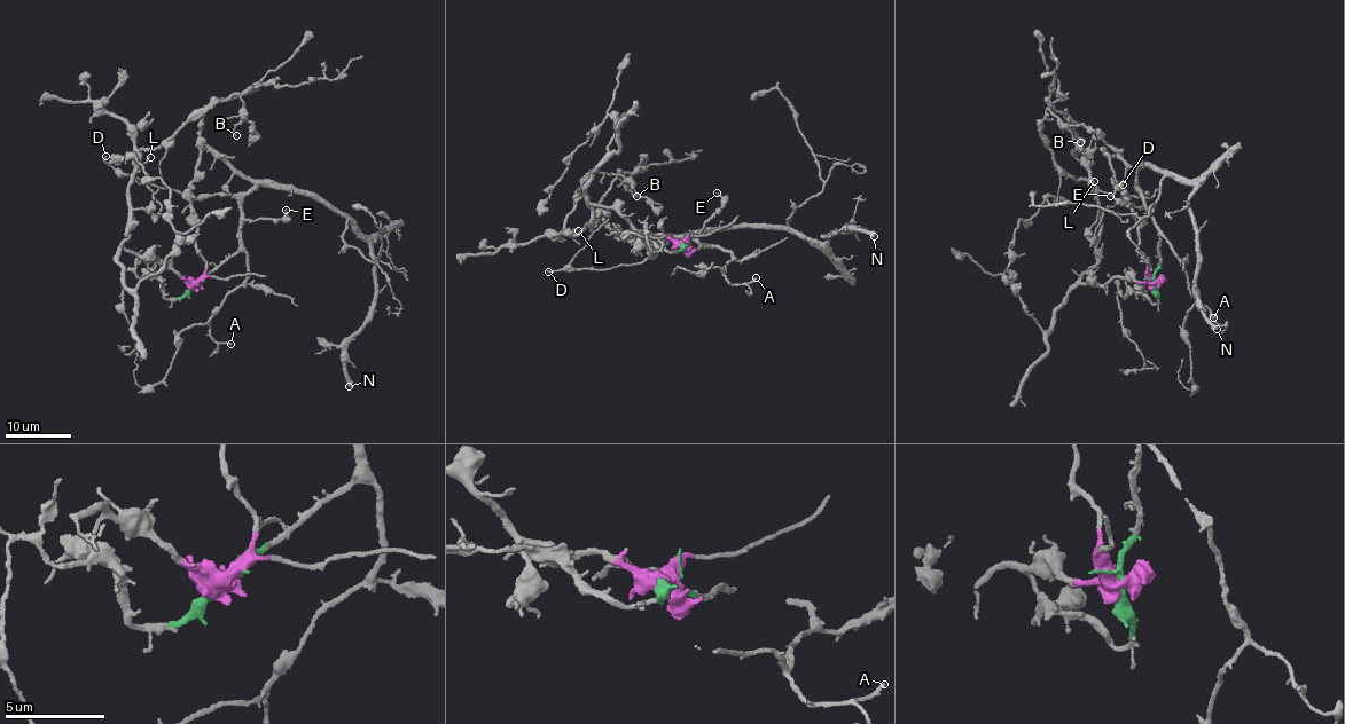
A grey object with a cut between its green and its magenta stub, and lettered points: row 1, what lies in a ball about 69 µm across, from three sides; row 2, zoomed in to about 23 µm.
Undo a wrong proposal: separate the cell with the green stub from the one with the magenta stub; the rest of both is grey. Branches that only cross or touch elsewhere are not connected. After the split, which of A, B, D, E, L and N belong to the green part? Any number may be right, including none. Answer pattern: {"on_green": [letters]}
{"on_green": ["A", "D", "E", "N"]}

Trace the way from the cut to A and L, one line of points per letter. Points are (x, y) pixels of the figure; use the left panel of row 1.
A: (194, 284), (229, 257), (240, 251), (245, 253), (247, 276), (226, 297), (208, 324), (216, 341), (232, 345)
L: (194, 284), (157, 261), (142, 260), (122, 245), (127, 238), (132, 171), (150, 157)

